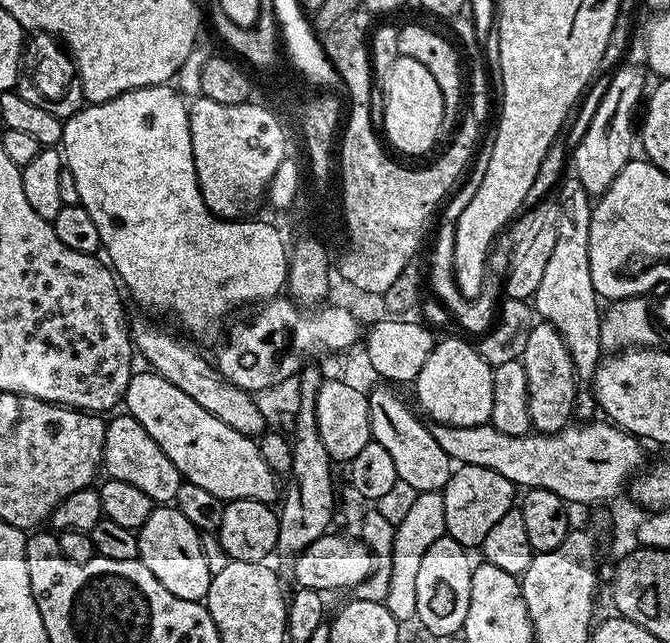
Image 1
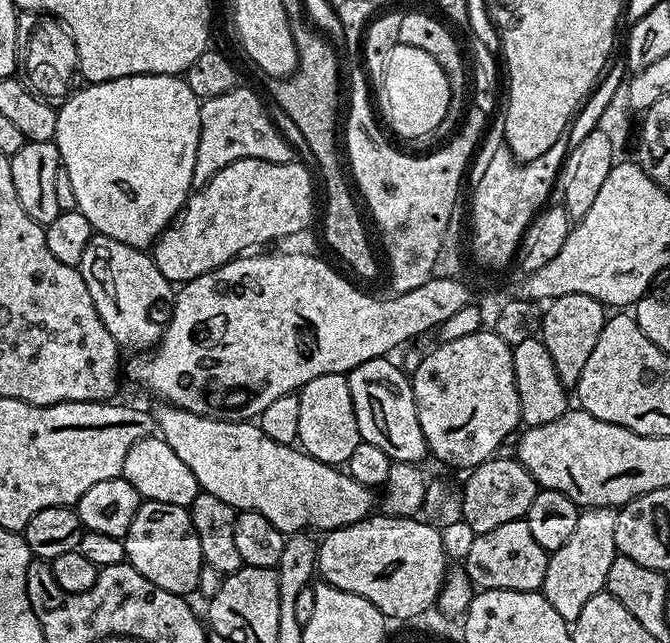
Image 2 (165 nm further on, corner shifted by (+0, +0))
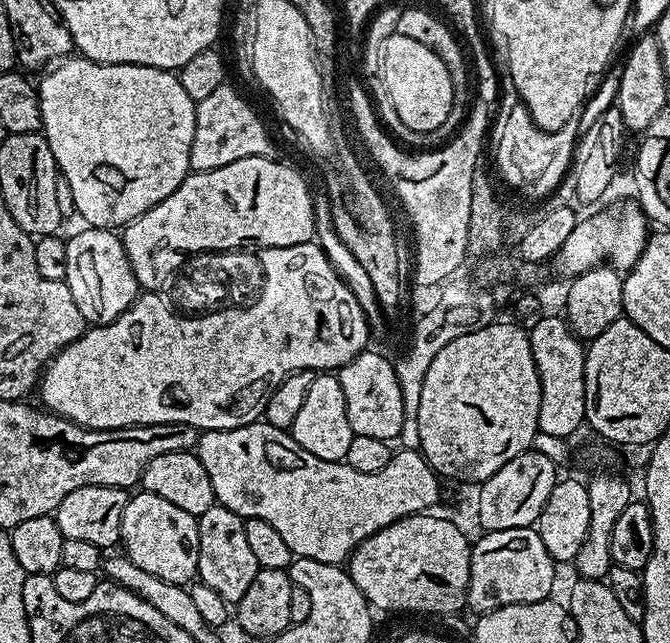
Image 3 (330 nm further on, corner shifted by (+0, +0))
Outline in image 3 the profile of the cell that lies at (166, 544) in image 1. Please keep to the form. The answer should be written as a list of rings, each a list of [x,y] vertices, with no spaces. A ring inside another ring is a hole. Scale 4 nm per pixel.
[[[140,490],[128,497],[126,514],[122,514],[120,544],[135,566],[141,567],[155,578],[160,578],[162,582],[184,586],[196,576],[198,566],[196,522],[197,517],[166,502],[166,498],[158,498],[158,494]]]

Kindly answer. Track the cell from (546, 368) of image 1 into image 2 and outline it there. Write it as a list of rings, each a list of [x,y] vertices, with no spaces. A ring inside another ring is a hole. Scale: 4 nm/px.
[[[590,294],[559,296],[543,309],[538,336],[544,341],[546,350],[550,350],[550,358],[554,358],[554,370],[558,370],[558,378],[565,388],[575,389],[582,369],[598,343],[598,334],[602,334],[605,319],[605,305],[590,298]]]

